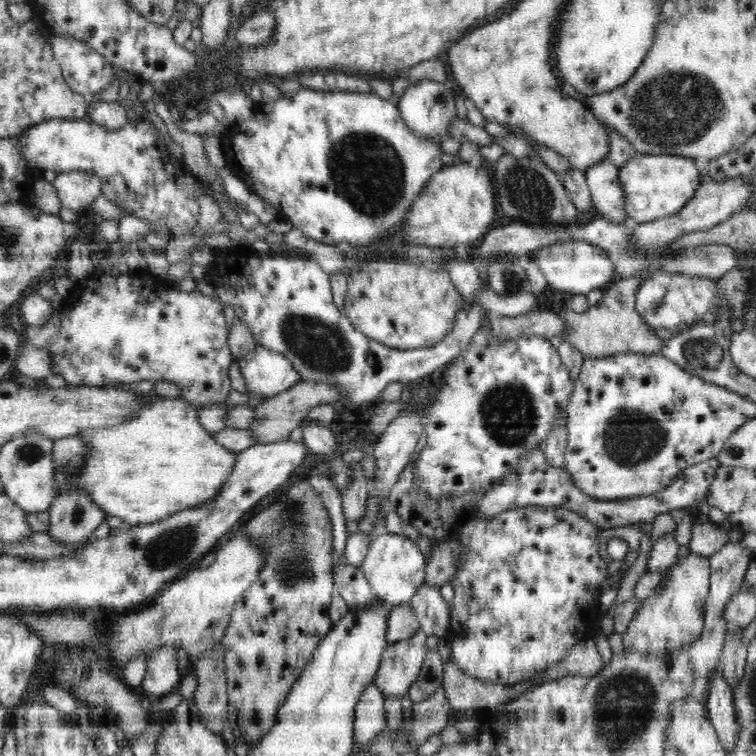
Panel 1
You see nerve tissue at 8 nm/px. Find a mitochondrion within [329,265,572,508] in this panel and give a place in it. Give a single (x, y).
(509, 413)

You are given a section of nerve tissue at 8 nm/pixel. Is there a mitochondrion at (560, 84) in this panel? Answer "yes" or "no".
no

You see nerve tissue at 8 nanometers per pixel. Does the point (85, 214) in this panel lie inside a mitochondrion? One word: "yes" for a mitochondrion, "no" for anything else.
no

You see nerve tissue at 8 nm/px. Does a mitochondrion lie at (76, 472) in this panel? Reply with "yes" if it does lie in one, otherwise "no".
no

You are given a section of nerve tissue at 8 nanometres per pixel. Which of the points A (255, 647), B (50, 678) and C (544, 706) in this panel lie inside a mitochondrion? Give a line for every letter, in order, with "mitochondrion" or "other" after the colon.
A: other
B: other
C: other

